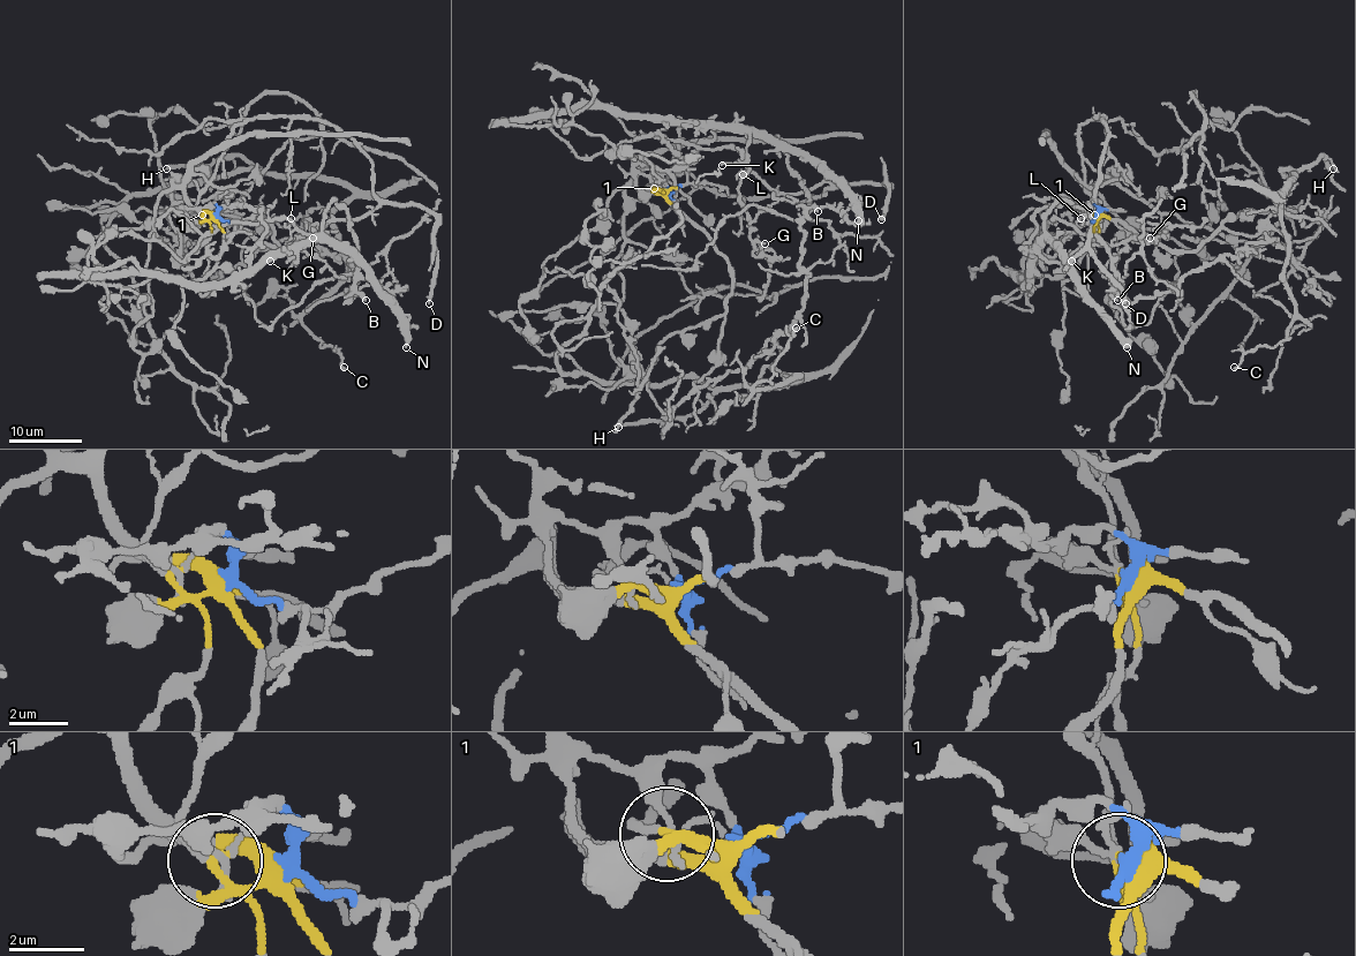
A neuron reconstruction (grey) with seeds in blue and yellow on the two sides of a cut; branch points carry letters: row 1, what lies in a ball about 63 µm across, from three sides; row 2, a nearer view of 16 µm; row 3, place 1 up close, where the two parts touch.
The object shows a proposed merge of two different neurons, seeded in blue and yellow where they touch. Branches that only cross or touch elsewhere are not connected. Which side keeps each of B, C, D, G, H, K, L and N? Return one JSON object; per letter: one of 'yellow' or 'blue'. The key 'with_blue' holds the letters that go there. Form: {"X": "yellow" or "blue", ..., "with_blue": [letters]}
{"B": "blue", "C": "yellow", "D": "yellow", "G": "blue", "H": "yellow", "K": "blue", "L": "yellow", "N": "blue", "with_blue": ["B", "G", "K", "N"]}

